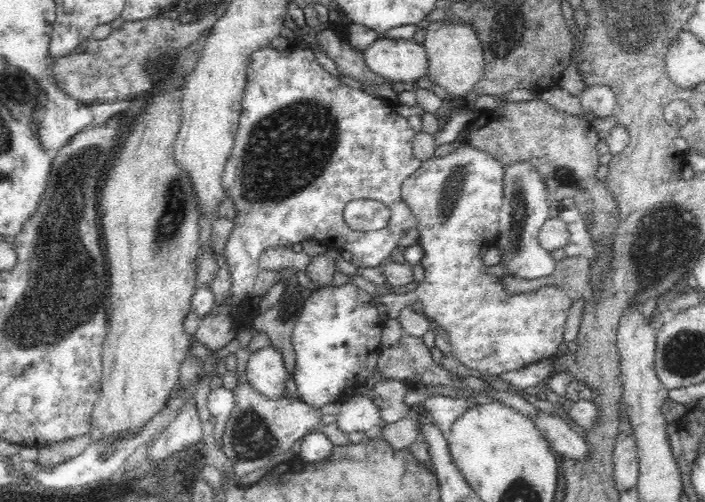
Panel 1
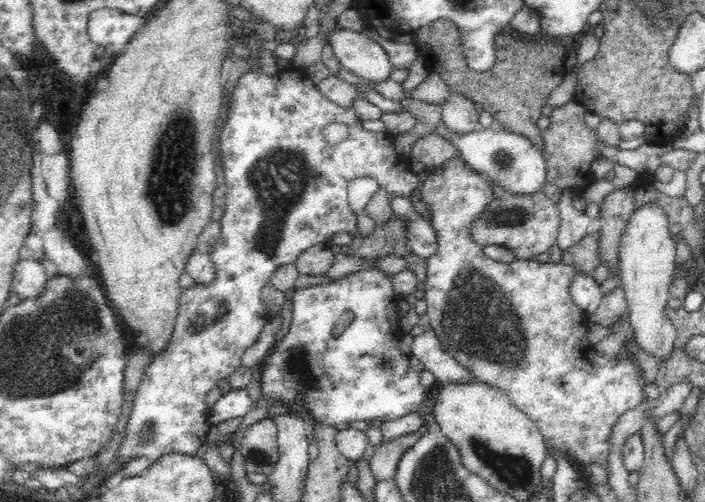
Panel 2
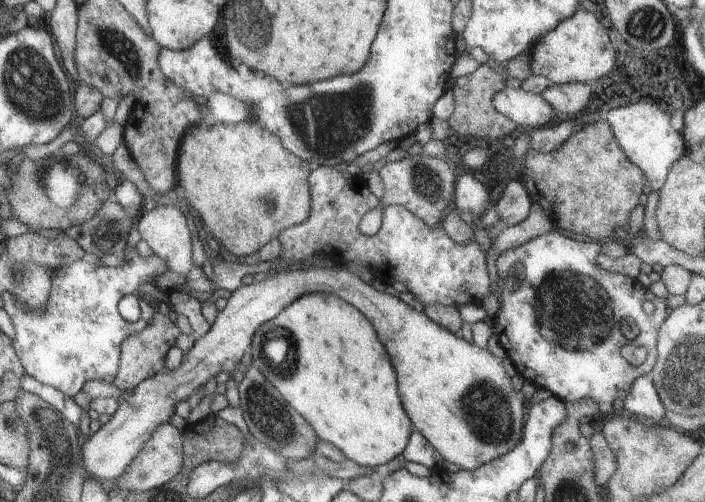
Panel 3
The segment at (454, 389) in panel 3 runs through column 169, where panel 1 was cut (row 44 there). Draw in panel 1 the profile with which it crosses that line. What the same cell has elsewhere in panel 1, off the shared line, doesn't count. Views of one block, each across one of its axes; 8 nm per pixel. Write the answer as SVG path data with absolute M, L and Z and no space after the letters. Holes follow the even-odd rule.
M378 38L364 51L364 62L372 72L395 82L415 82L428 74L426 47L414 39Z

